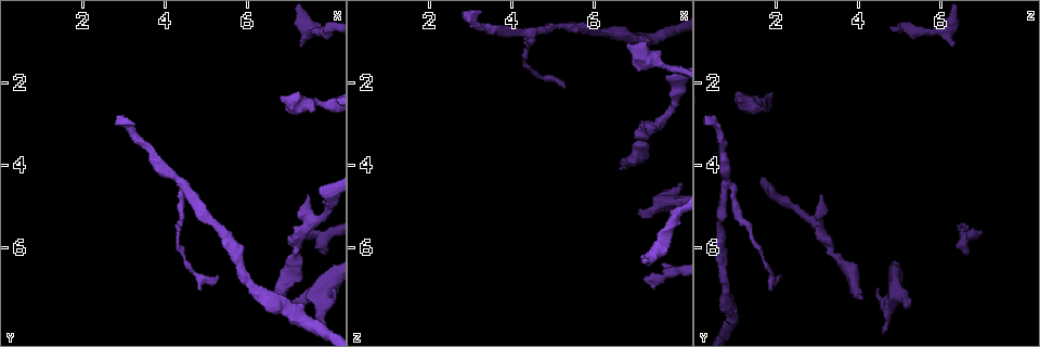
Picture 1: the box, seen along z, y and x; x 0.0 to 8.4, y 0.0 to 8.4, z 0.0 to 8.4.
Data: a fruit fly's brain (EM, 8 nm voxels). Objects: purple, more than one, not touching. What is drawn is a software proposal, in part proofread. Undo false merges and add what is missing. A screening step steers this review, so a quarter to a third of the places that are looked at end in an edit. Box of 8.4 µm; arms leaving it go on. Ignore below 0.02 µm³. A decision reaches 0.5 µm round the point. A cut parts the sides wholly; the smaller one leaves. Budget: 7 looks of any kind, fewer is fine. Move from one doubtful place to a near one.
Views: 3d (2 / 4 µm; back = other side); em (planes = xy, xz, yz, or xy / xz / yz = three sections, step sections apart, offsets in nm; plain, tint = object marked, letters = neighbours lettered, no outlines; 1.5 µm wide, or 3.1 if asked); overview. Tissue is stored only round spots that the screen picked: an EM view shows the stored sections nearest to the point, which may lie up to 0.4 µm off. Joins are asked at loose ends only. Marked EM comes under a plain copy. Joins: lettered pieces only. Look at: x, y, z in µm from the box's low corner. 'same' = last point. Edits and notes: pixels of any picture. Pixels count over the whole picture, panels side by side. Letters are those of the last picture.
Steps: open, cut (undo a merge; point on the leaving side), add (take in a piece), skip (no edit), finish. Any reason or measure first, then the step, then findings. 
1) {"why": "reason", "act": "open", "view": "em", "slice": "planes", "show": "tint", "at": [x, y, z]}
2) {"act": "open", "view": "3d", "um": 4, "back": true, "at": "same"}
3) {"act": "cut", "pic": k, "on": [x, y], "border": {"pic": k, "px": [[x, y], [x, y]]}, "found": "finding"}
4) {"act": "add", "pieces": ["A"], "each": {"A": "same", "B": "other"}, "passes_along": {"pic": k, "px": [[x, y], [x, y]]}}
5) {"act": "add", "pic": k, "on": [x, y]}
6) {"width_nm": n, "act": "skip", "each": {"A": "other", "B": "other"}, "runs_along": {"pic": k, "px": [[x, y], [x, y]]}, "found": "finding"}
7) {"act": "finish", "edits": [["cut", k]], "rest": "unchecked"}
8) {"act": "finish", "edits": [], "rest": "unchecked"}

{"why": "branch point", "act": "open", "view": "3d", "um": 2, "at": [4.55, 4.70, 0.80]}

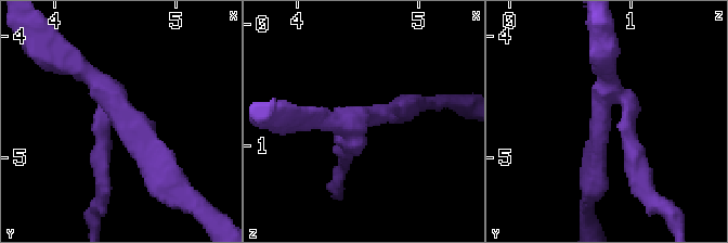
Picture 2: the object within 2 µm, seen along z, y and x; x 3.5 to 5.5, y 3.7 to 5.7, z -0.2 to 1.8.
{"arms": 3, "arm_widths_nm": [170, 170, 200], "why": "shape alone is not enough", "act": "open", "view": "em", "slice": "planes", "show": "tint", "at": [4.54, 4.68, 0.80]}

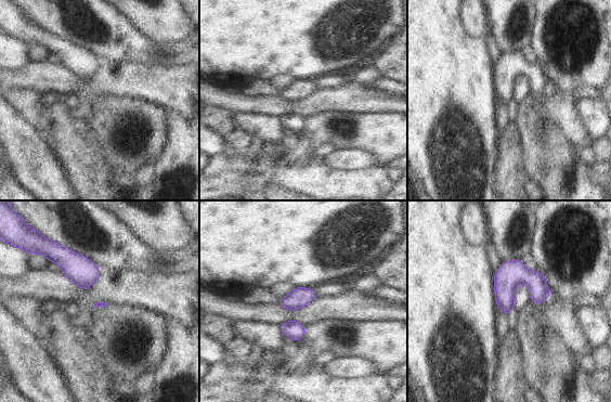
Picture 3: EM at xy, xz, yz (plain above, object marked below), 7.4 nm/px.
{"act": "open", "view": "em", "slice": "planes", "show": "letters", "at": "same"}

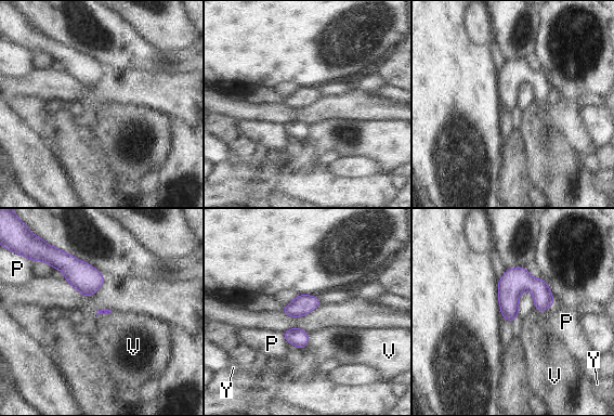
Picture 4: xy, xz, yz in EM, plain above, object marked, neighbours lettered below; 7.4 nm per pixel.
{"act": "skip", "each": {"P": "other", "V": "other", "Y": "other"}, "border": {"pic": 4, "px": [[551, 304], [541, 311], [535, 309]]}, "found": "all the same cell"}

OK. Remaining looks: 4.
{"why": "free end", "act": "open", "view": "em", "slice": "xz", "step": 4, "show": "letters", "at": [7.45, 4.75, 3.10]}

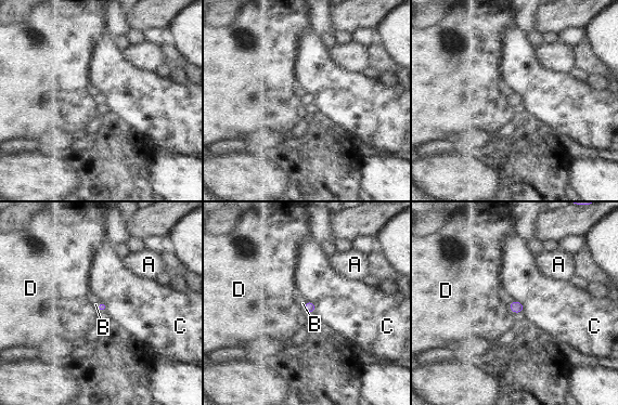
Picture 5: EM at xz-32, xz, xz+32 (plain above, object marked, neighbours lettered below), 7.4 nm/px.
{"act": "open", "view": "em", "slice": "planes", "show": "letters", "at": "same"}

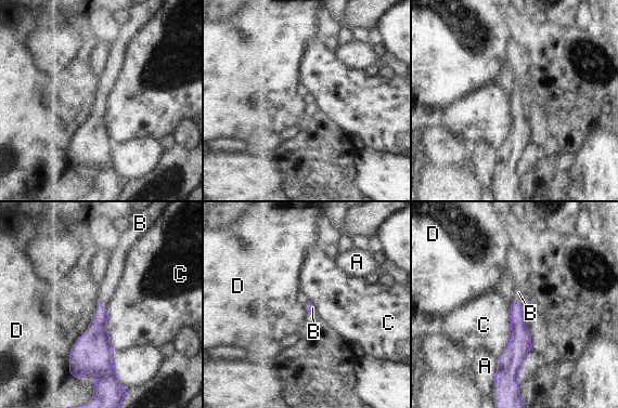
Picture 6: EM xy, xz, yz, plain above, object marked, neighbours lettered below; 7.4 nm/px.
{"act": "add", "pieces": ["B"], "each": {"A": "other", "B": "same", "C": "other", "D": "other"}, "passes_along": {"pic": 6, "px": [[94, 342], [98, 308], [111, 278]]}, "found": "it goes on there"}

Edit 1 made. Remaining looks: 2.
{"why": "redraw", "act": "open", "view": "overview"}

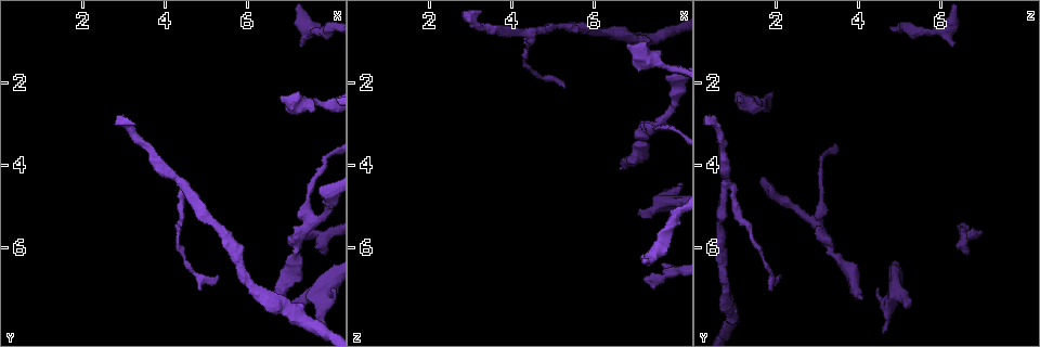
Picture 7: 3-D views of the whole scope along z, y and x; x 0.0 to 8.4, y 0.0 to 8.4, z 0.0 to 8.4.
{"why": "branch stops here", "act": "open", "view": "em", "slice": "planes", "show": "letters", "at": [7.05, 7.40, 5.20]}

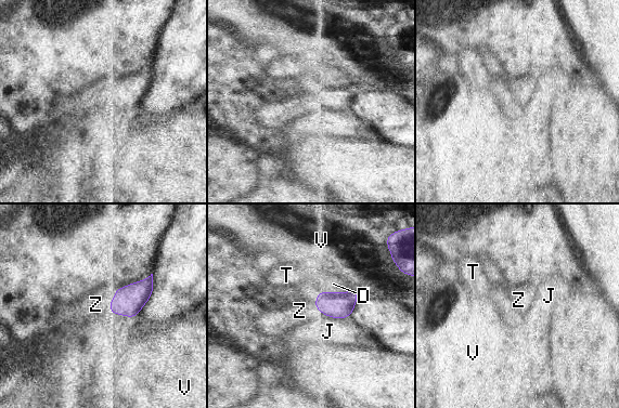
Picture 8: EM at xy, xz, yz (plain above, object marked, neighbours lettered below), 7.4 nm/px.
{"width_nm": 180, "act": "add", "pieces": ["Z"], "each": {"D": "other", "J": "other", "T": "other", "V": "other", "Z": "same"}, "found": "the cell continues"}

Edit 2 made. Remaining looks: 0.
{"act": "finish", "edits": [["add", 6], ["add", 8]], "rest": "unchecked"}

